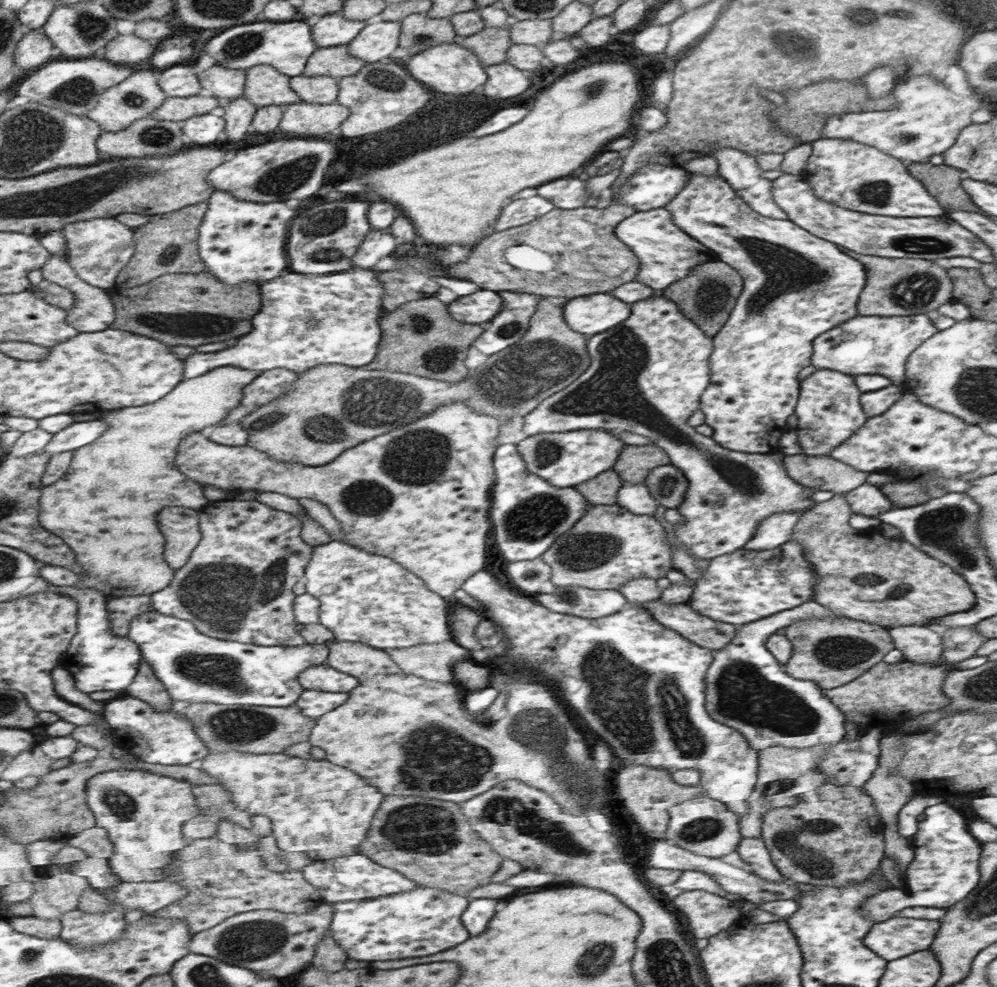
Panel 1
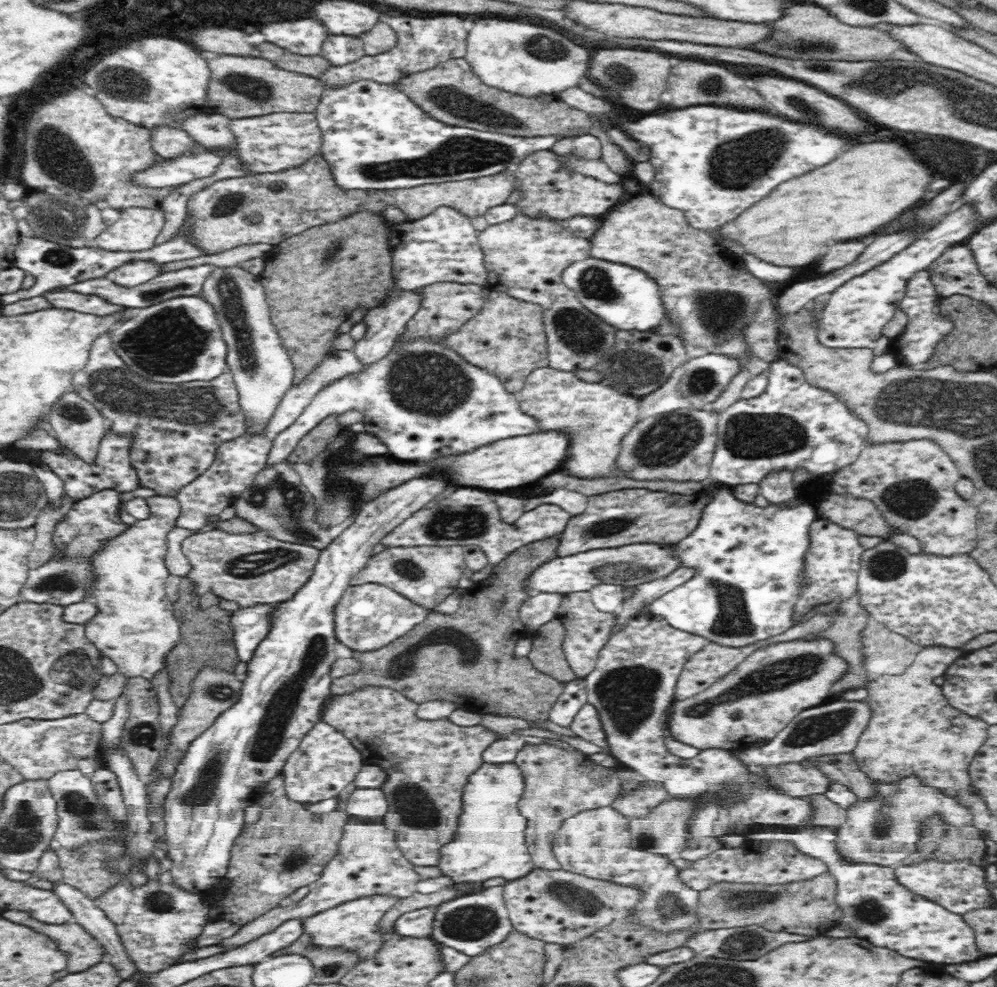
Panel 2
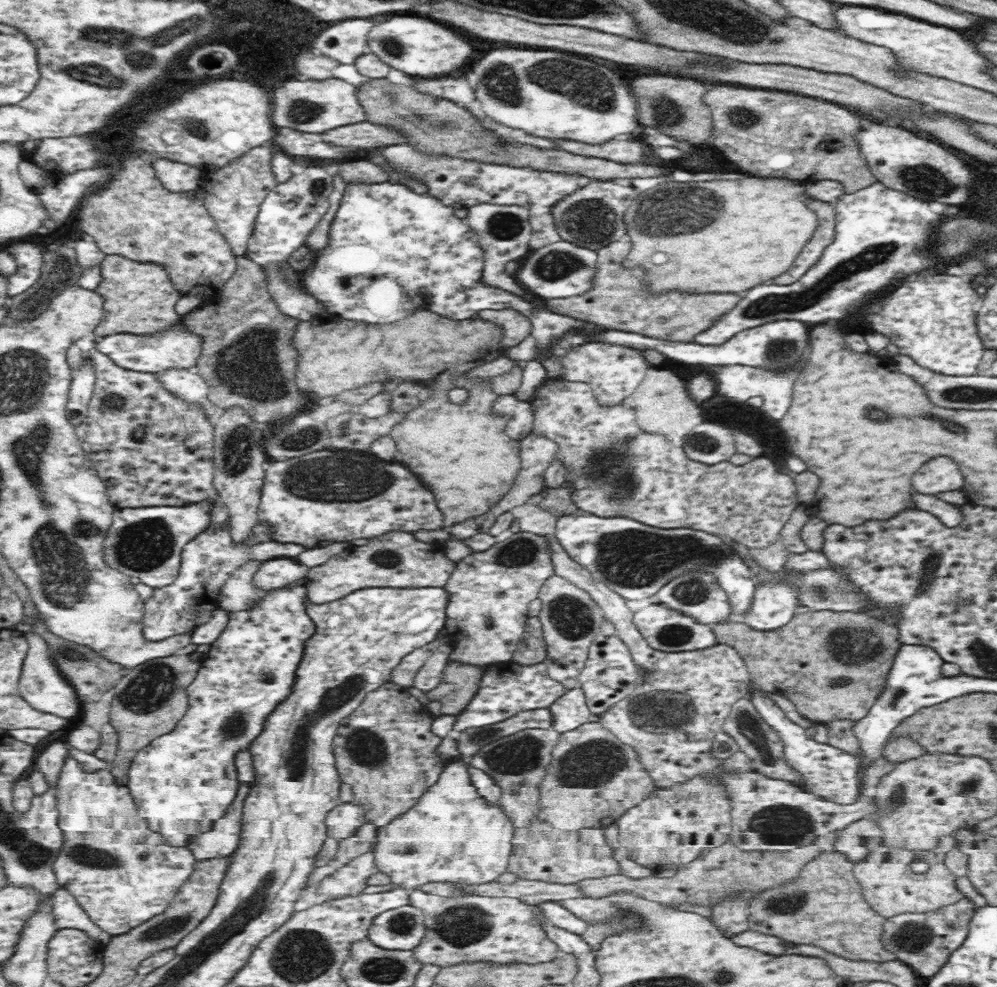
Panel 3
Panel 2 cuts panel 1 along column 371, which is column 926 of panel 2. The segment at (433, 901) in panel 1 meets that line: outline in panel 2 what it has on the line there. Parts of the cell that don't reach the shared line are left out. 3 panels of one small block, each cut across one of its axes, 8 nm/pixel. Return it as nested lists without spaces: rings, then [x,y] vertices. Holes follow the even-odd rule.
[[[804,826],[798,830],[768,830],[768,827],[752,830],[746,835],[748,840],[762,841],[790,841],[796,845],[796,849],[805,855],[818,858],[828,868],[829,874],[837,882],[837,894],[835,897],[837,906],[842,911],[840,926],[850,927],[856,932],[856,937],[865,939],[872,945],[895,950],[906,958],[922,960],[925,963],[935,963],[939,965],[960,964],[962,962],[974,962],[980,959],[980,951],[974,944],[974,932],[972,928],[964,922],[962,915],[950,912],[944,907],[931,902],[930,900],[912,893],[902,886],[896,879],[895,867],[879,866],[871,863],[852,862],[845,859],[836,847],[837,831],[832,827]]]

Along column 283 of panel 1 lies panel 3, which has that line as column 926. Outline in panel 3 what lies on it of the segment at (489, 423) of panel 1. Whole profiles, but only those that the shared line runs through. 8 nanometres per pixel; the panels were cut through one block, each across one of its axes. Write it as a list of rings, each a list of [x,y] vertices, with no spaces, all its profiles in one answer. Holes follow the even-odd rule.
[[[938,456],[928,460],[914,476],[914,490],[935,495],[938,492],[964,489],[964,474],[960,464],[948,456]]]

